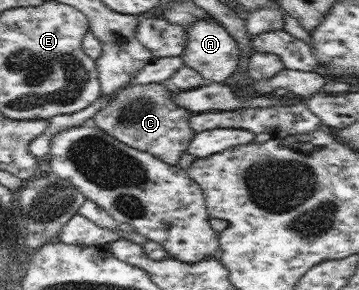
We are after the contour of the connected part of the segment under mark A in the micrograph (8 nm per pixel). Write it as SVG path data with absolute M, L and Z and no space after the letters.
M200 19L187 28L187 45L181 54L183 64L199 72L204 83L222 83L226 78L230 78L241 56L239 44L216 19Z

